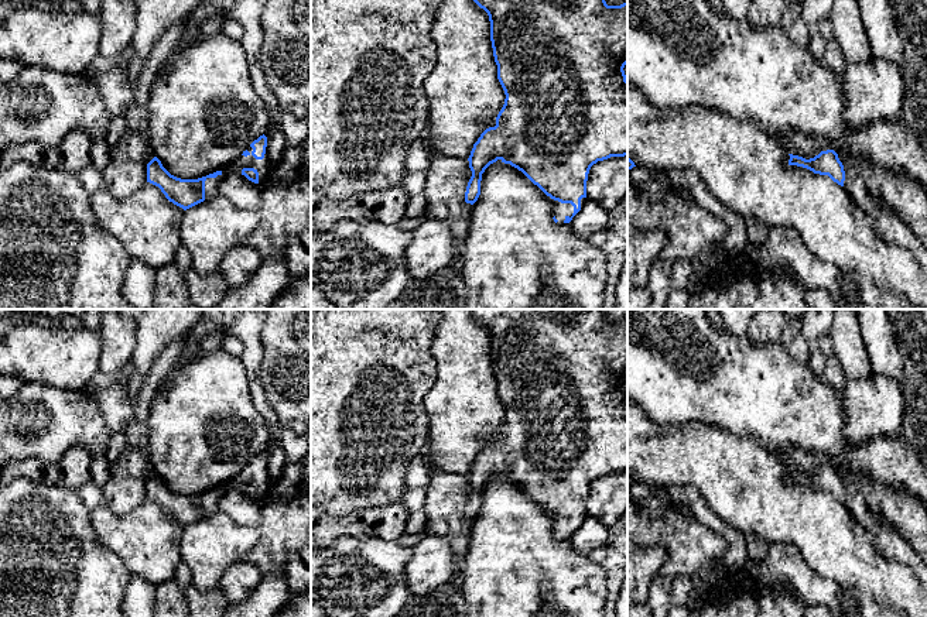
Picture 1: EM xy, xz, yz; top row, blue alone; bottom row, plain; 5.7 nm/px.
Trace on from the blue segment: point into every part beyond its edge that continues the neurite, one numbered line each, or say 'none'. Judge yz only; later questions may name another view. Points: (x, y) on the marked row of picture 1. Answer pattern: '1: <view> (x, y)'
1: yz (889, 226)

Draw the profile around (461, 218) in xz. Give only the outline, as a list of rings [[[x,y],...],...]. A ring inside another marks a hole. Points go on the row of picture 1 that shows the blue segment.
[[[438,152],[428,155],[430,167],[423,196],[428,217],[445,220],[458,244],[464,244],[471,224],[472,205],[465,202],[465,192],[472,176],[468,158],[447,157]]]

